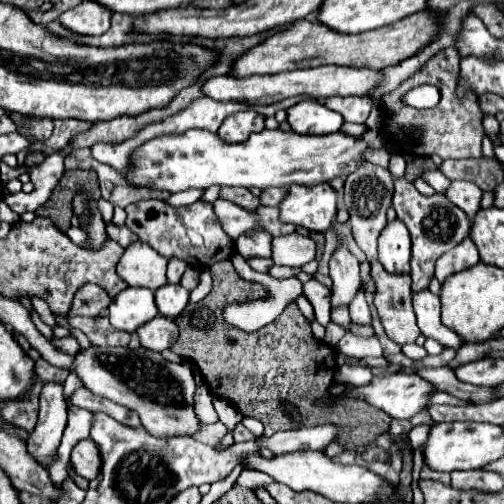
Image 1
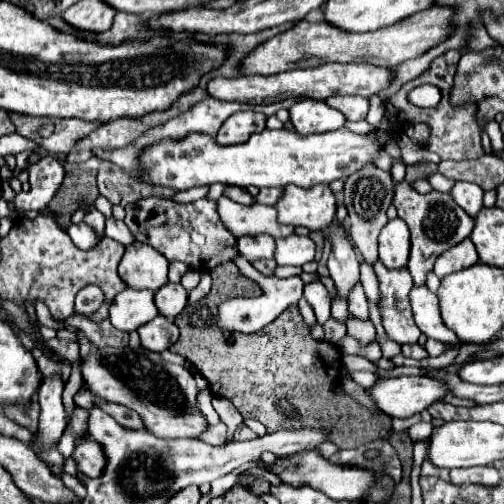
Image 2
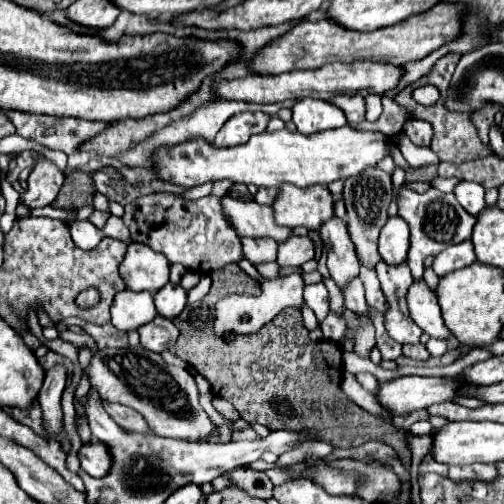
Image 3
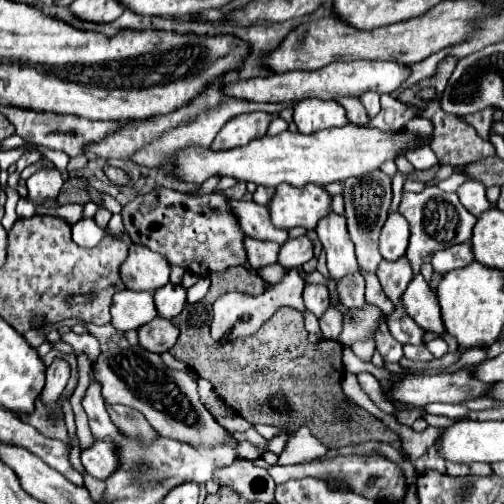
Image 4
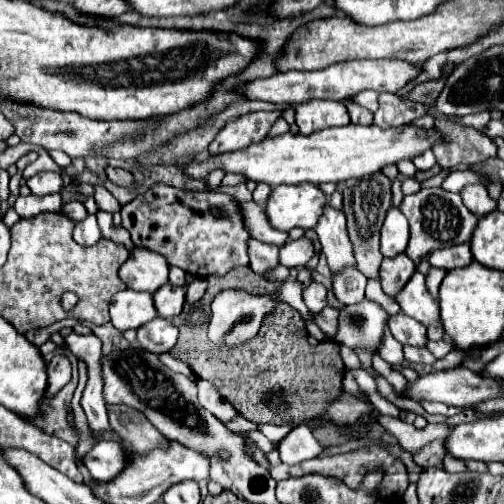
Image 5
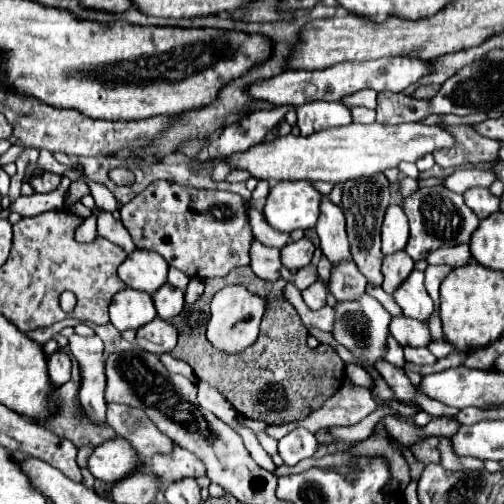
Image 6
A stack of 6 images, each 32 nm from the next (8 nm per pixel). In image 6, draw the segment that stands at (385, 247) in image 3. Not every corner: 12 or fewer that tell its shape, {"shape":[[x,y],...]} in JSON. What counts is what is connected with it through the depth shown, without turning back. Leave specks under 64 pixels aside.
{"shape":[[392,204],[382,224],[382,254],[404,250],[408,218]]}

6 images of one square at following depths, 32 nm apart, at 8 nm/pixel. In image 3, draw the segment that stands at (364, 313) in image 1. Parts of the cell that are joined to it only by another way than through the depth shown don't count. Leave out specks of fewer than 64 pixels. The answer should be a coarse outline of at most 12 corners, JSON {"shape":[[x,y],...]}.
{"shape":[[358,278],[344,288],[346,308],[350,312],[368,312],[364,284]]}

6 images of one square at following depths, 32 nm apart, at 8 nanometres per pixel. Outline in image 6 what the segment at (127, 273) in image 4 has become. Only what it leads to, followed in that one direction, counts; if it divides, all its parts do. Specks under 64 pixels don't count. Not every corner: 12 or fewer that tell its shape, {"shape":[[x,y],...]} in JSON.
{"shape":[[134,250],[118,268],[128,288],[154,294],[168,264],[156,252]]}

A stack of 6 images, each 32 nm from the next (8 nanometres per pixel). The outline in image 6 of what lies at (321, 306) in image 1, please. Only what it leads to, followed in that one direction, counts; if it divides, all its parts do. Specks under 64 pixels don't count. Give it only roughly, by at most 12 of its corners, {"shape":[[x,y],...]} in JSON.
{"shape":[[308,286],[302,296],[310,310],[326,306],[326,286]]}

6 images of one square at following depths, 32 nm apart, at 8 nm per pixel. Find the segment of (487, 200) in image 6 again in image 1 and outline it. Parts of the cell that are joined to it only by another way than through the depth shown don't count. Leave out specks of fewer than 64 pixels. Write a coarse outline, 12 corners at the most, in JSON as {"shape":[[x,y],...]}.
{"shape":[[452,182],[444,192],[452,204],[474,218],[482,190],[472,182]]}

